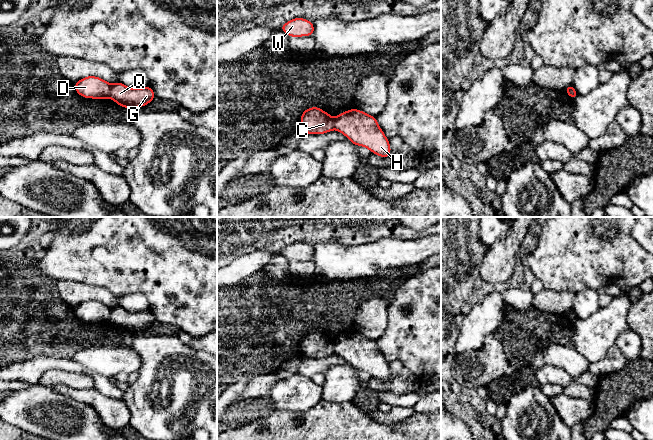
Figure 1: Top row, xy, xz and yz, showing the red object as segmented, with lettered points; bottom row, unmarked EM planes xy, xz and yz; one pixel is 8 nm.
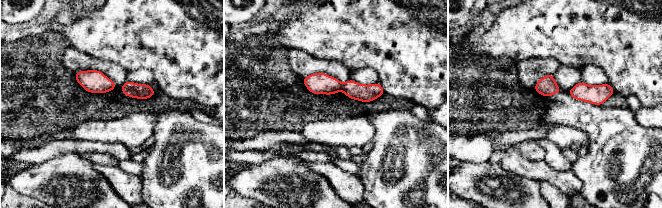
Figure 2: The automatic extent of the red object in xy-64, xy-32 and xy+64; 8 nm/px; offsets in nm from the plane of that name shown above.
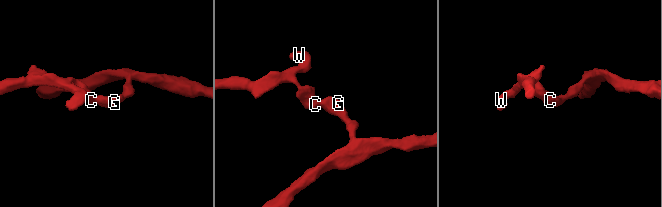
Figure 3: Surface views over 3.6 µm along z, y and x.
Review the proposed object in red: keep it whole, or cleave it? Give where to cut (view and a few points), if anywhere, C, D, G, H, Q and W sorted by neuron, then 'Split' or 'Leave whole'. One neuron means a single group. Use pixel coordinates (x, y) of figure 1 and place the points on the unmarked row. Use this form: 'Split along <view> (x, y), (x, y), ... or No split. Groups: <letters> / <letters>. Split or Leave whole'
Split along xy (111, 309), (109, 320). Groups: C D W / G H Q. Split

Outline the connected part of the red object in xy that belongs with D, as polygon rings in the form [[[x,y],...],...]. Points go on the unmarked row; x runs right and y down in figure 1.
[[[96,300],[85,301],[73,310],[77,317],[85,322],[105,323],[110,321],[111,308]]]

